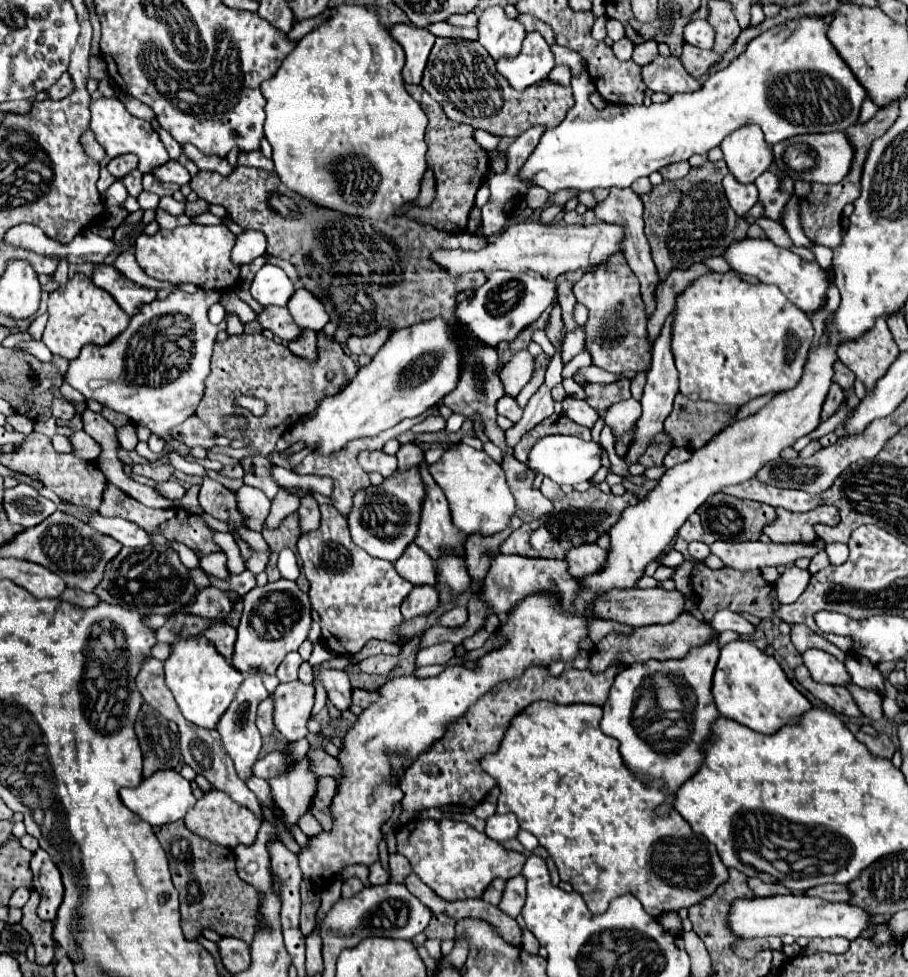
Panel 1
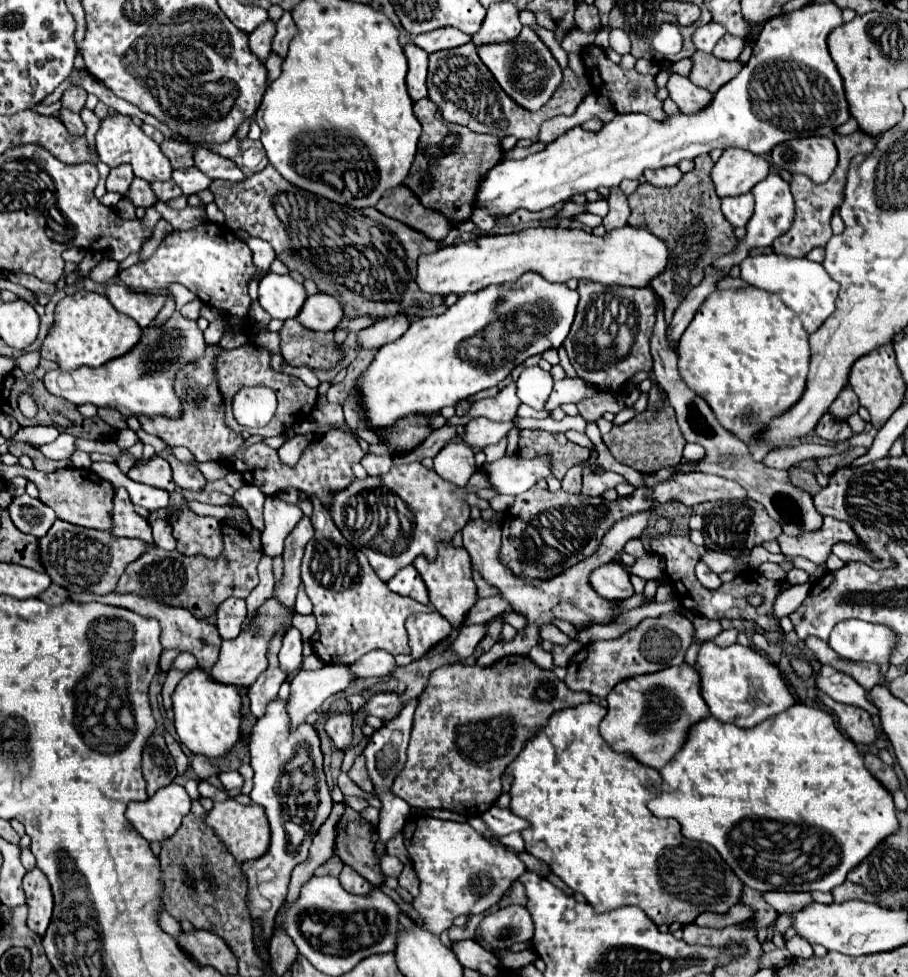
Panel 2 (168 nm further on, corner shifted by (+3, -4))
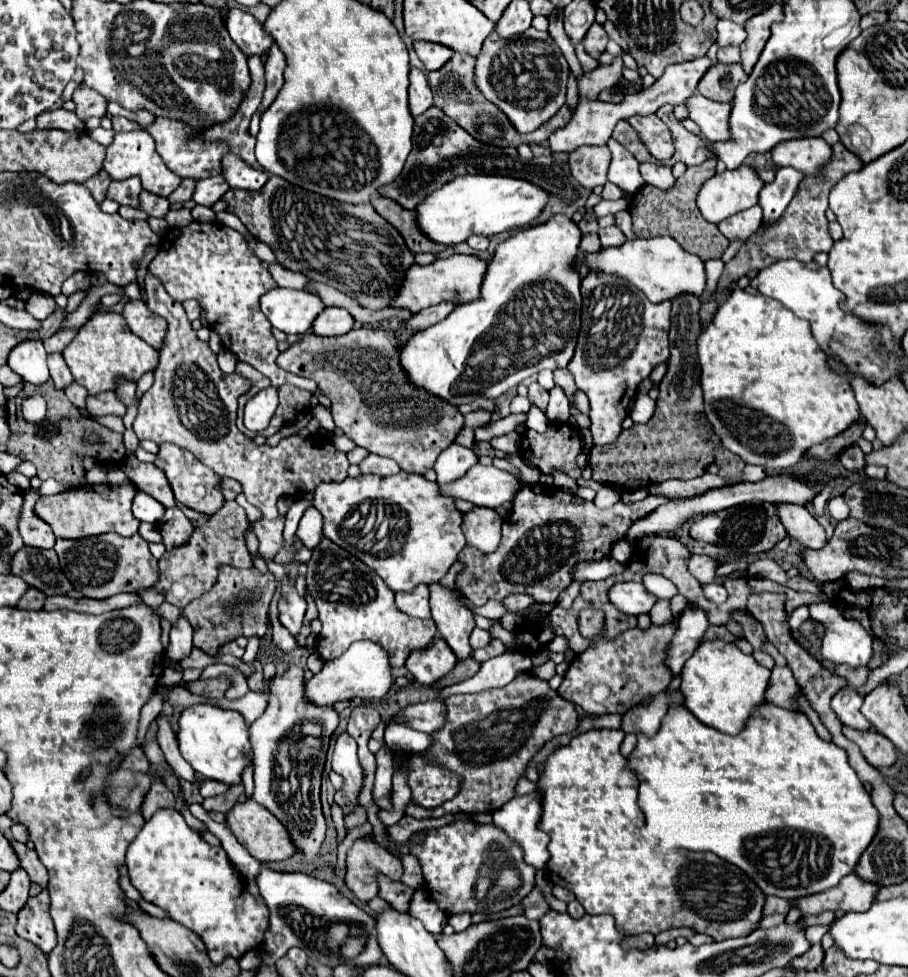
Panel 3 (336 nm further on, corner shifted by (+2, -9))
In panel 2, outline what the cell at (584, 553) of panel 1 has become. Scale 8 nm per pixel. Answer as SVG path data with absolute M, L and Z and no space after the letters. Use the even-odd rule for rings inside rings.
M604 563L590 573L592 589L606 599L628 599L634 595L628 573L616 563Z

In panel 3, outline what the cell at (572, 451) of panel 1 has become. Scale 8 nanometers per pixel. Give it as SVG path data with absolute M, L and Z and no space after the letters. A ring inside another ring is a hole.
M475 464L469 474L457 482L439 484L439 492L449 498L461 498L473 502L475 506L497 508L507 500L515 498L515 486L519 484L509 472L503 472L495 466Z

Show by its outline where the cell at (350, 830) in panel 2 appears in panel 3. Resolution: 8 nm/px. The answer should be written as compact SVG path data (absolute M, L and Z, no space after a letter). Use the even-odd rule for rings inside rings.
M379 876L379 896L391 904L395 910L399 912L409 912L409 904L411 904L411 898L415 894L415 888L409 888L401 882L395 882L395 880L389 880L385 876Z

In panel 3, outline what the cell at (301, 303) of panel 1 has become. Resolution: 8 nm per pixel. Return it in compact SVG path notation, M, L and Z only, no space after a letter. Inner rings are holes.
M325 308L325 314L317 318L313 330L317 336L343 336L353 330L353 316L343 308Z

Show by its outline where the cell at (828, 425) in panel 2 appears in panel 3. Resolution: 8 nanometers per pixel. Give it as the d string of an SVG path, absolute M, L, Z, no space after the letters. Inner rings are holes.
M851 446L849 450L845 450L845 454L841 454L839 460L847 472L861 474L865 470L865 454L861 452L859 446Z

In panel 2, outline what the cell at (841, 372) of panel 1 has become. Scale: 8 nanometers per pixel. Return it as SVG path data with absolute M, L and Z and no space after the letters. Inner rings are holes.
M846 385L846 387L840 391L840 395L836 397L836 401L830 405L830 413L832 413L834 417L848 419L848 415L852 415L852 413L858 411L858 405L860 405L860 403L858 403L856 393L852 391L850 385Z

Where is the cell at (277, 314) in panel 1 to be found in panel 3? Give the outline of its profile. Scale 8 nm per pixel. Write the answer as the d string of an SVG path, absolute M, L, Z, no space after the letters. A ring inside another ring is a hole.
M359 328L335 338L305 336L299 344L279 354L277 364L319 384L319 390L331 400L337 428L357 446L393 458L405 472L425 474L433 468L441 450L457 438L463 428L463 414L447 400L413 386L401 368L399 352L397 332Z

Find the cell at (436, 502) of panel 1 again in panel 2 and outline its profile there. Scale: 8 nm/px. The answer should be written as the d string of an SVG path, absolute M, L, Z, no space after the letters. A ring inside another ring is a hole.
M440 541L438 545L438 555L434 561L428 561L424 555L416 557L414 567L422 575L428 591L430 591L430 603L434 609L444 615L450 625L460 627L464 623L464 613L476 603L476 585L472 581L472 565L470 565L470 555L464 547L454 547L452 541Z

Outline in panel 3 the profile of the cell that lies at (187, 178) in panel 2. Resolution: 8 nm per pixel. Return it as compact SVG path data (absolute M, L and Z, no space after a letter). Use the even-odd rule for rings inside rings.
M213 176L213 178L205 178L205 180L199 180L197 182L197 190L193 194L193 200L201 206L207 206L211 208L217 200L223 198L225 190L229 190L231 186L225 182L223 176Z

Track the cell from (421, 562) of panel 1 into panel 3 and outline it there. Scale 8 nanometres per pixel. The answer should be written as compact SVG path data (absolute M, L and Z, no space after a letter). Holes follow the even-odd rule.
M417 586L413 592L397 592L395 594L397 608L413 618L431 618L429 610L429 588Z

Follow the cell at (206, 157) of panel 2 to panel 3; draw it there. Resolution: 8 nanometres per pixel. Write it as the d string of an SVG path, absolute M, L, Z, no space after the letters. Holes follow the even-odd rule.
M237 154L225 156L225 170L221 174L229 182L231 188L245 188L245 190L261 190L265 186L265 182L269 180L267 172L253 170Z

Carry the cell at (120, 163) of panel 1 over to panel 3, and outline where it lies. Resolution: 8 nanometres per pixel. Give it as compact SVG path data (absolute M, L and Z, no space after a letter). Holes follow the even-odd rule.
M127 178L121 182L111 182L107 190L107 198L115 200L119 206L131 206L139 208L139 194L141 194L141 180L139 178Z

